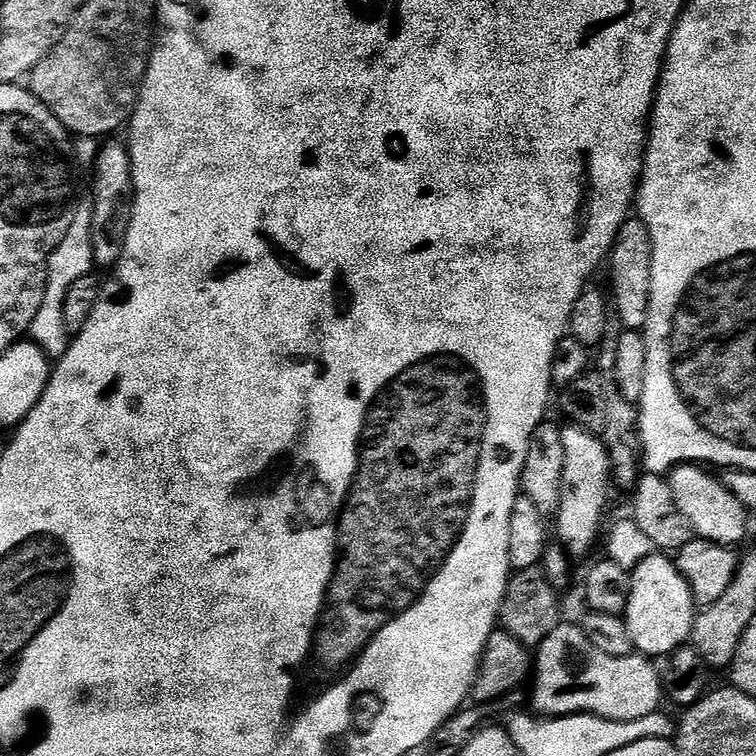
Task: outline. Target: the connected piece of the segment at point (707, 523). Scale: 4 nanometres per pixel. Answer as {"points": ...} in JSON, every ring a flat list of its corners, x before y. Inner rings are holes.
{"points":[[685,462,677,464,666,479,672,491,672,501,676,503,677,513,686,521,687,527,699,539,710,544,737,546,748,532,749,513,735,495,732,496,699,463],[693,528,693,529,692,529]]}

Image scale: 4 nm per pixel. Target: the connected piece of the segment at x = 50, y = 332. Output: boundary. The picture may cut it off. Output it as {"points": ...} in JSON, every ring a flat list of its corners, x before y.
{"points":[[76,216,73,217,70,230,66,232,65,238,48,259,42,306,39,308,39,312,35,316,35,322,30,329,33,341,41,348,45,350,57,348,58,350,63,347,66,340,64,323,62,322,64,299,70,290,70,286,74,286,74,282,85,279,91,273,88,272,91,268,94,268,92,258,92,222,91,219,85,217,82,219,80,216]]}

